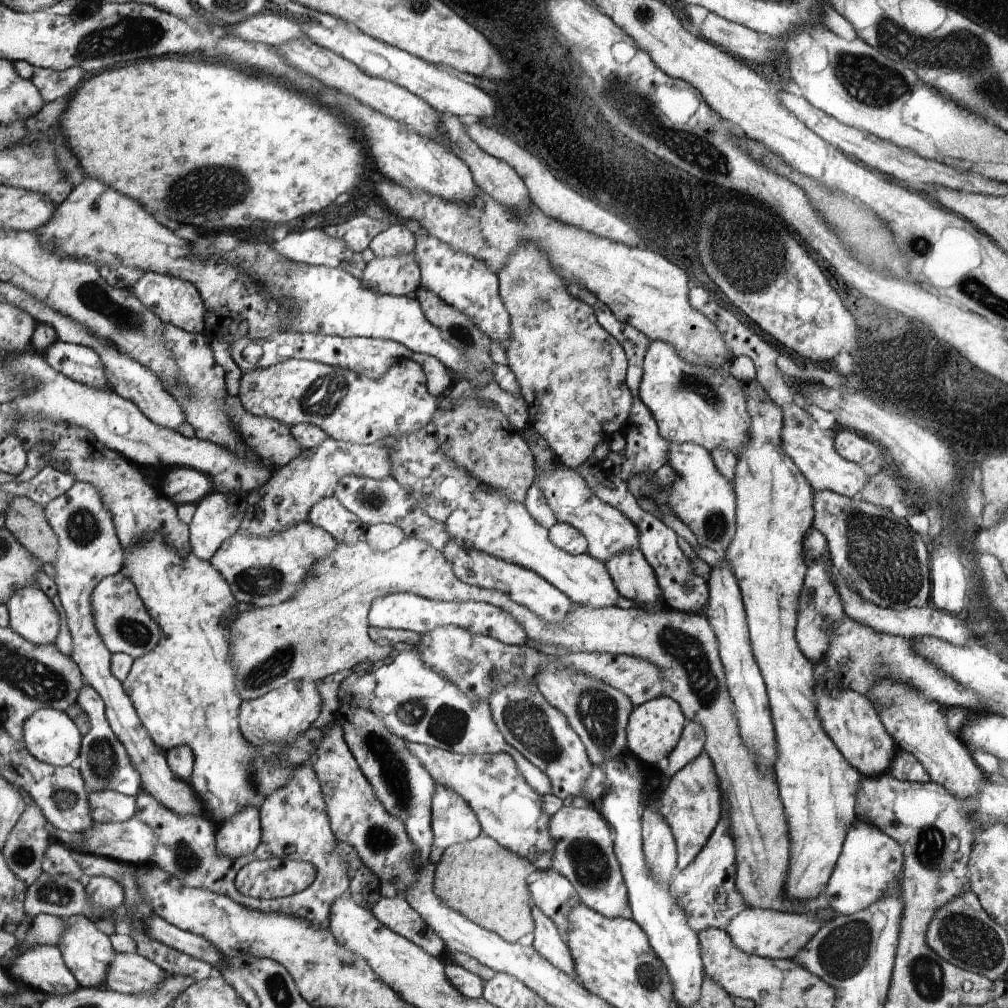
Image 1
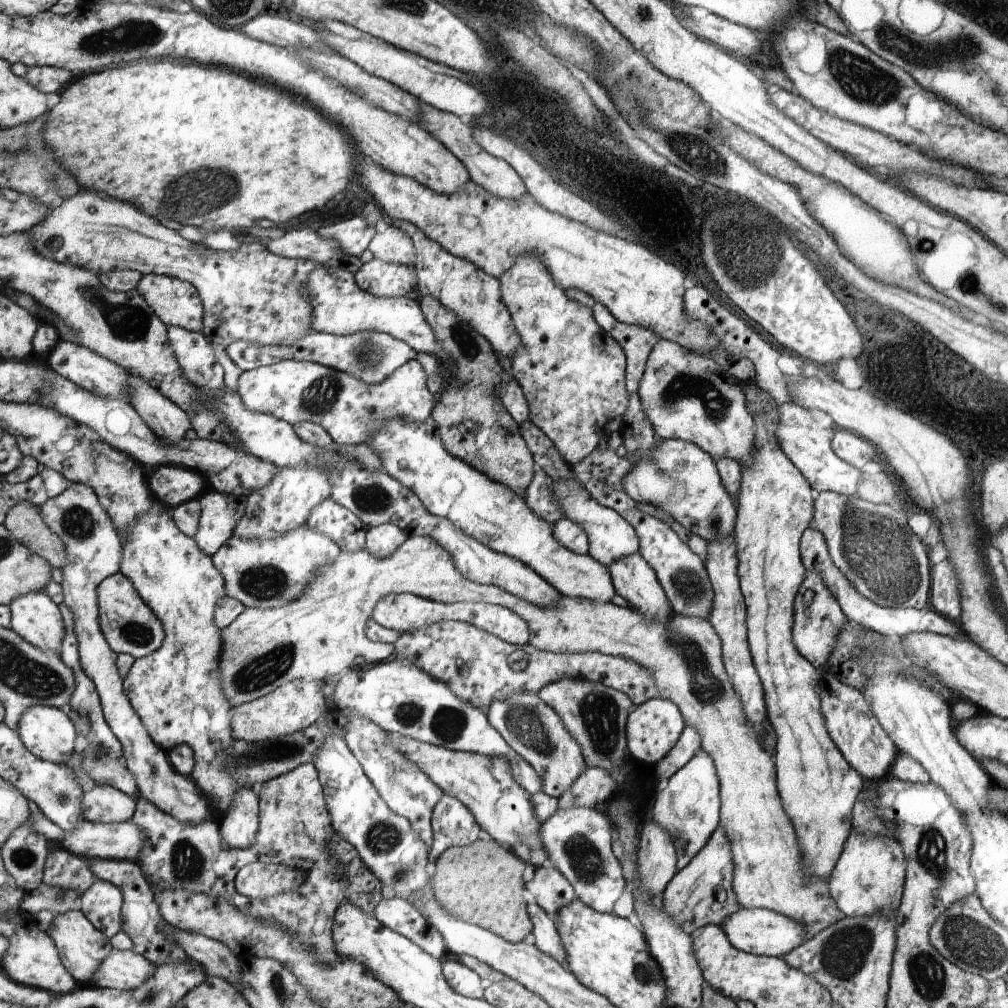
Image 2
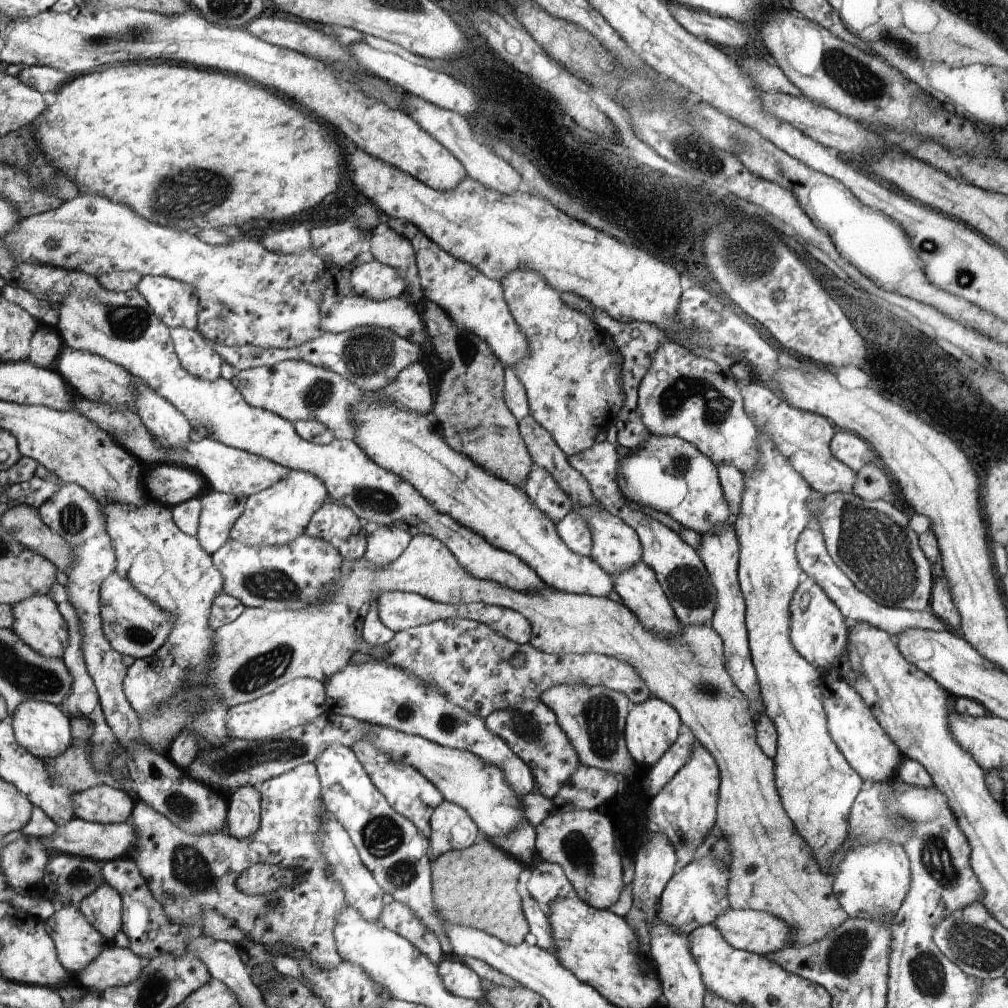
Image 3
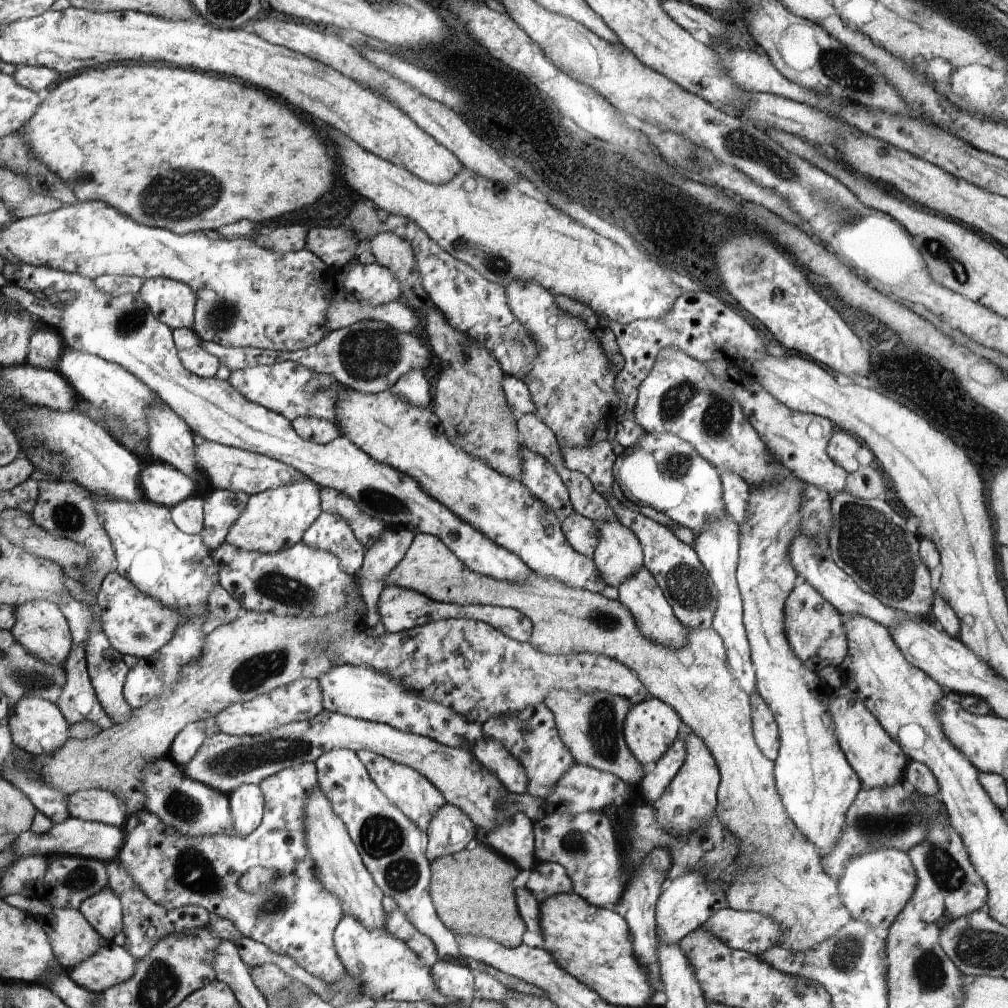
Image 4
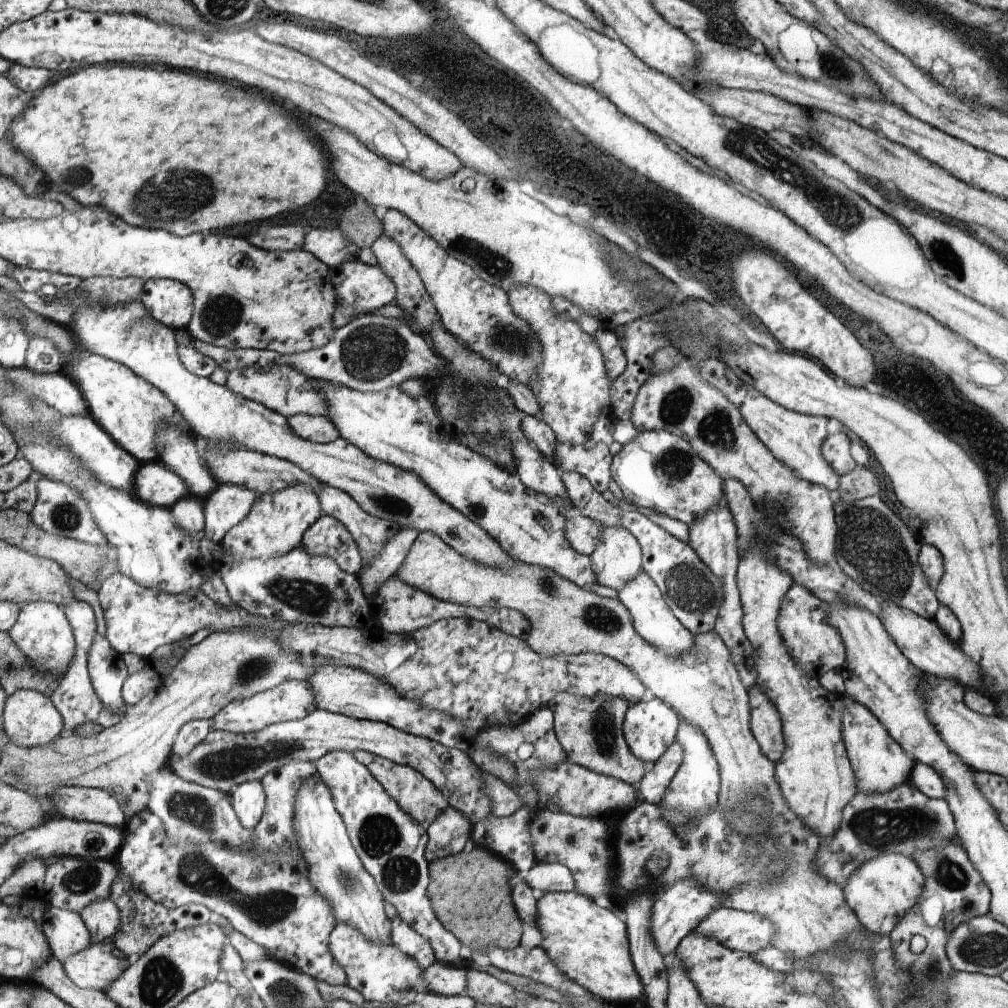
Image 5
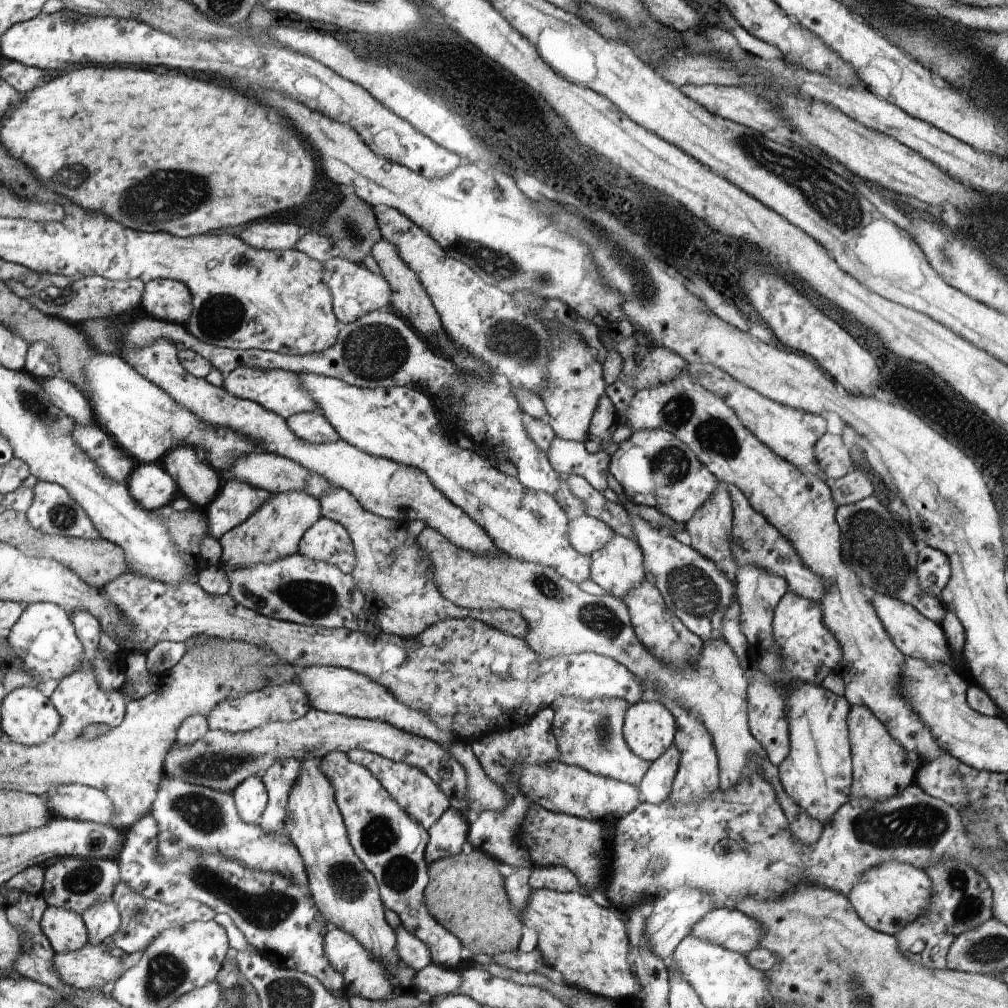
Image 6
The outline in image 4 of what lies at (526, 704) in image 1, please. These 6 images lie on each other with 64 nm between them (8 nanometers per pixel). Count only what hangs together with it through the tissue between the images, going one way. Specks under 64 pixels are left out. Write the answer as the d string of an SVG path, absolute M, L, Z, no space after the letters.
M544 705L533 706L532 714L527 720L519 720L517 716L503 716L503 718L489 718L481 725L485 738L492 738L499 742L517 762L521 763L525 776L527 776L527 788L525 794L545 799L555 786L555 782L563 776L567 768L571 768L573 758L569 750L565 748L565 743L561 742L557 729L555 728L553 713Z

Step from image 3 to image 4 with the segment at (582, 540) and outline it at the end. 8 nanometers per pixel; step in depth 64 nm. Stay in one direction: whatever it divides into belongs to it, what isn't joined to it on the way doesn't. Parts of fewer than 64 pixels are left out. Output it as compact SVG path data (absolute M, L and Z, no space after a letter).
M575 512L561 519L561 530L569 546L579 554L591 557L597 544L597 521L577 515Z

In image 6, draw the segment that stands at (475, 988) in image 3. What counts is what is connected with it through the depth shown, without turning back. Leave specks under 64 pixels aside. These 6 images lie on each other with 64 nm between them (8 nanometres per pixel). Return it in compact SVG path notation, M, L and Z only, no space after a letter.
M430 963L416 972L414 985L419 994L429 997L451 995L459 987L461 972Z

